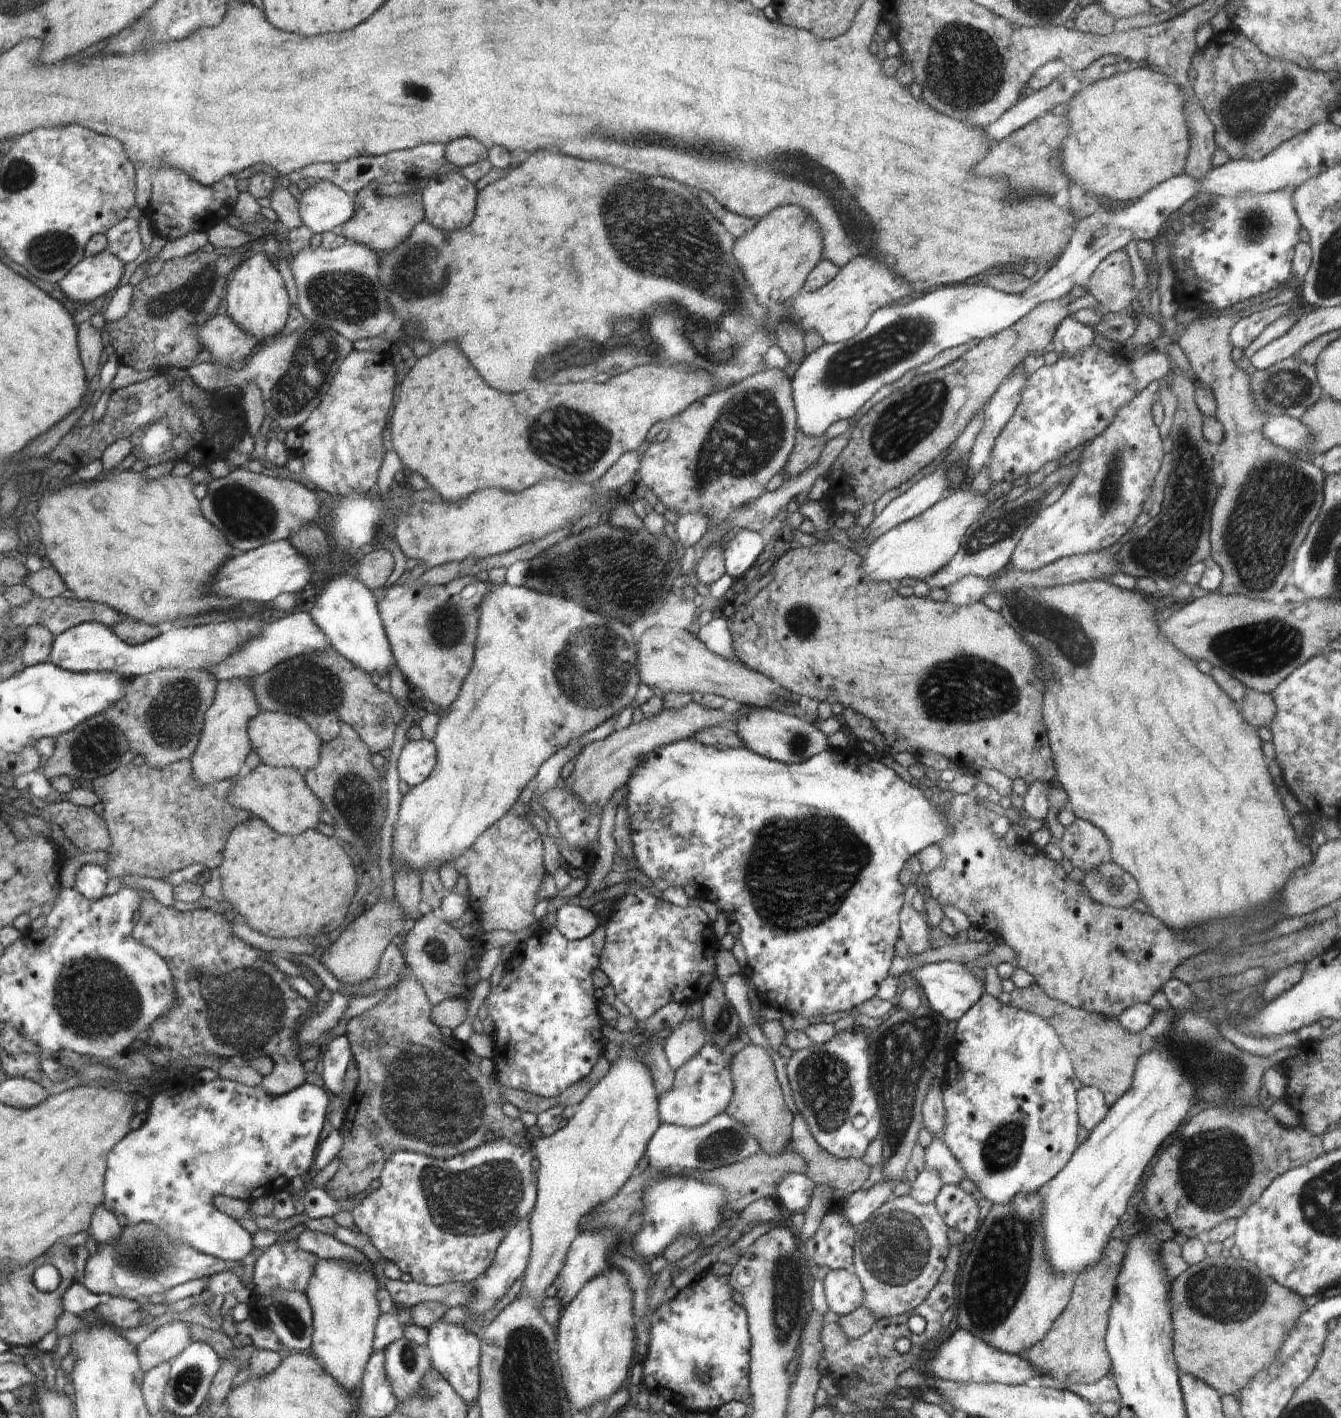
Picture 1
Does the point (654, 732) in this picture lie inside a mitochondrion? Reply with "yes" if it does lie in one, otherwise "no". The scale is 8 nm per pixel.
no

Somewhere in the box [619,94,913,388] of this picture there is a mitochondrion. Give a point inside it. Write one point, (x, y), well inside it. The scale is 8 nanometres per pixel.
(846, 202)

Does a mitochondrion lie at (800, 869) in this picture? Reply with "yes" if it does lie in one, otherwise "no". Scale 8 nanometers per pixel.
yes

